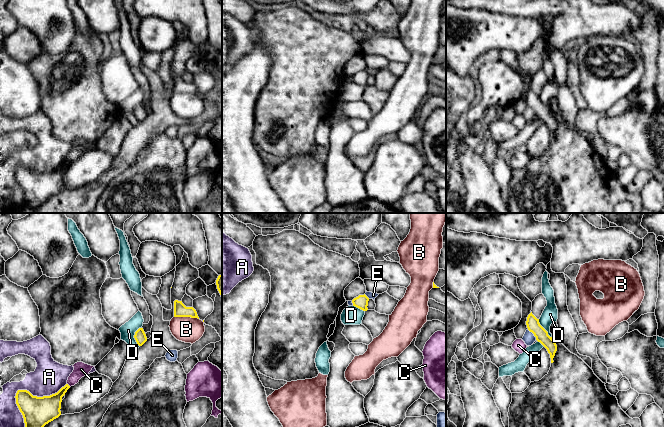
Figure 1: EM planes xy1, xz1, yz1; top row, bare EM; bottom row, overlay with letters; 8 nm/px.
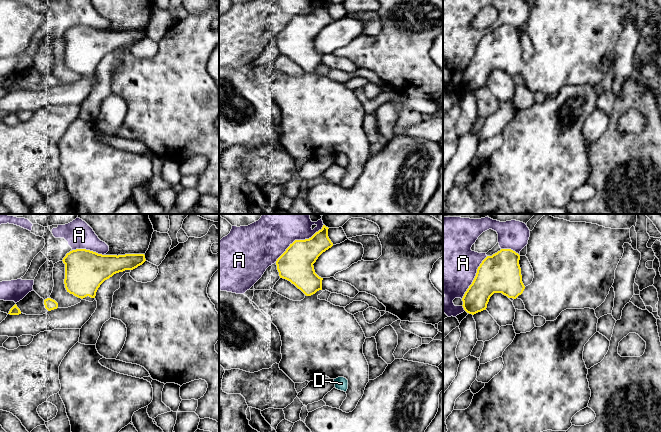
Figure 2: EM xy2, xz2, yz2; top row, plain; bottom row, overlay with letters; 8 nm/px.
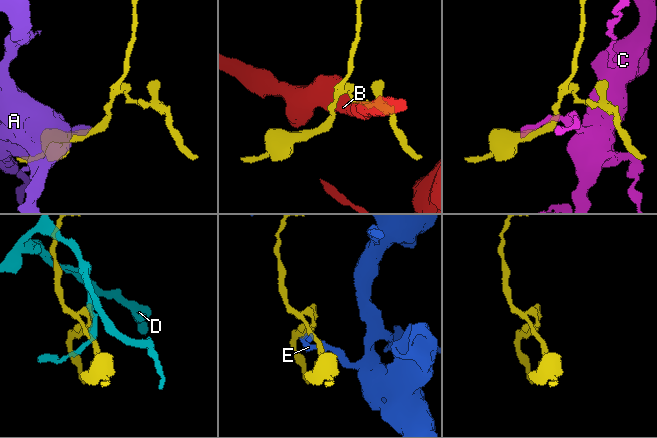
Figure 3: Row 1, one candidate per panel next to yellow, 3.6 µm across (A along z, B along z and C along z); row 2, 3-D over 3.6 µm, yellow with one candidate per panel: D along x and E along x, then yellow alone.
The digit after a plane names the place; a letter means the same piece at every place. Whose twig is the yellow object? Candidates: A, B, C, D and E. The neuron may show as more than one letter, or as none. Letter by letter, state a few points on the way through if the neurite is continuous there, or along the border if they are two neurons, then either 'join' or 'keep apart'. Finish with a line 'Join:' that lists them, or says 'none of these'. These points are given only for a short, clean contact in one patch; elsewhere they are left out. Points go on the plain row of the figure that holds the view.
A: keep apart
B: border xy1 (174, 92), (190, 92), (198, 95); keep apart
C: border xy1 (67, 159), (70, 162); keep apart
D: border xy1 (141, 103), (134, 111), (134, 115), (139, 122); keep apart
E: border yz1 (527, 105), (536, 115); keep apart
Join: none of these

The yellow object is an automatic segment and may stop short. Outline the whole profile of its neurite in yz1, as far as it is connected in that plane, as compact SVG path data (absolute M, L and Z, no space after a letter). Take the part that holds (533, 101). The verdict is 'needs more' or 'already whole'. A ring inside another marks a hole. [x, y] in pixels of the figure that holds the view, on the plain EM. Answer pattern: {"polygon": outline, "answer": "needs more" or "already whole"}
{"polygon": "M532 88L528 91L526 97L527 104L530 108L534 110L536 116L540 118L548 127L551 134L551 139L553 139L553 134L557 127L557 121L555 117L548 111L548 108L540 101L539 95L537 95Z", "answer": "already whole"}

